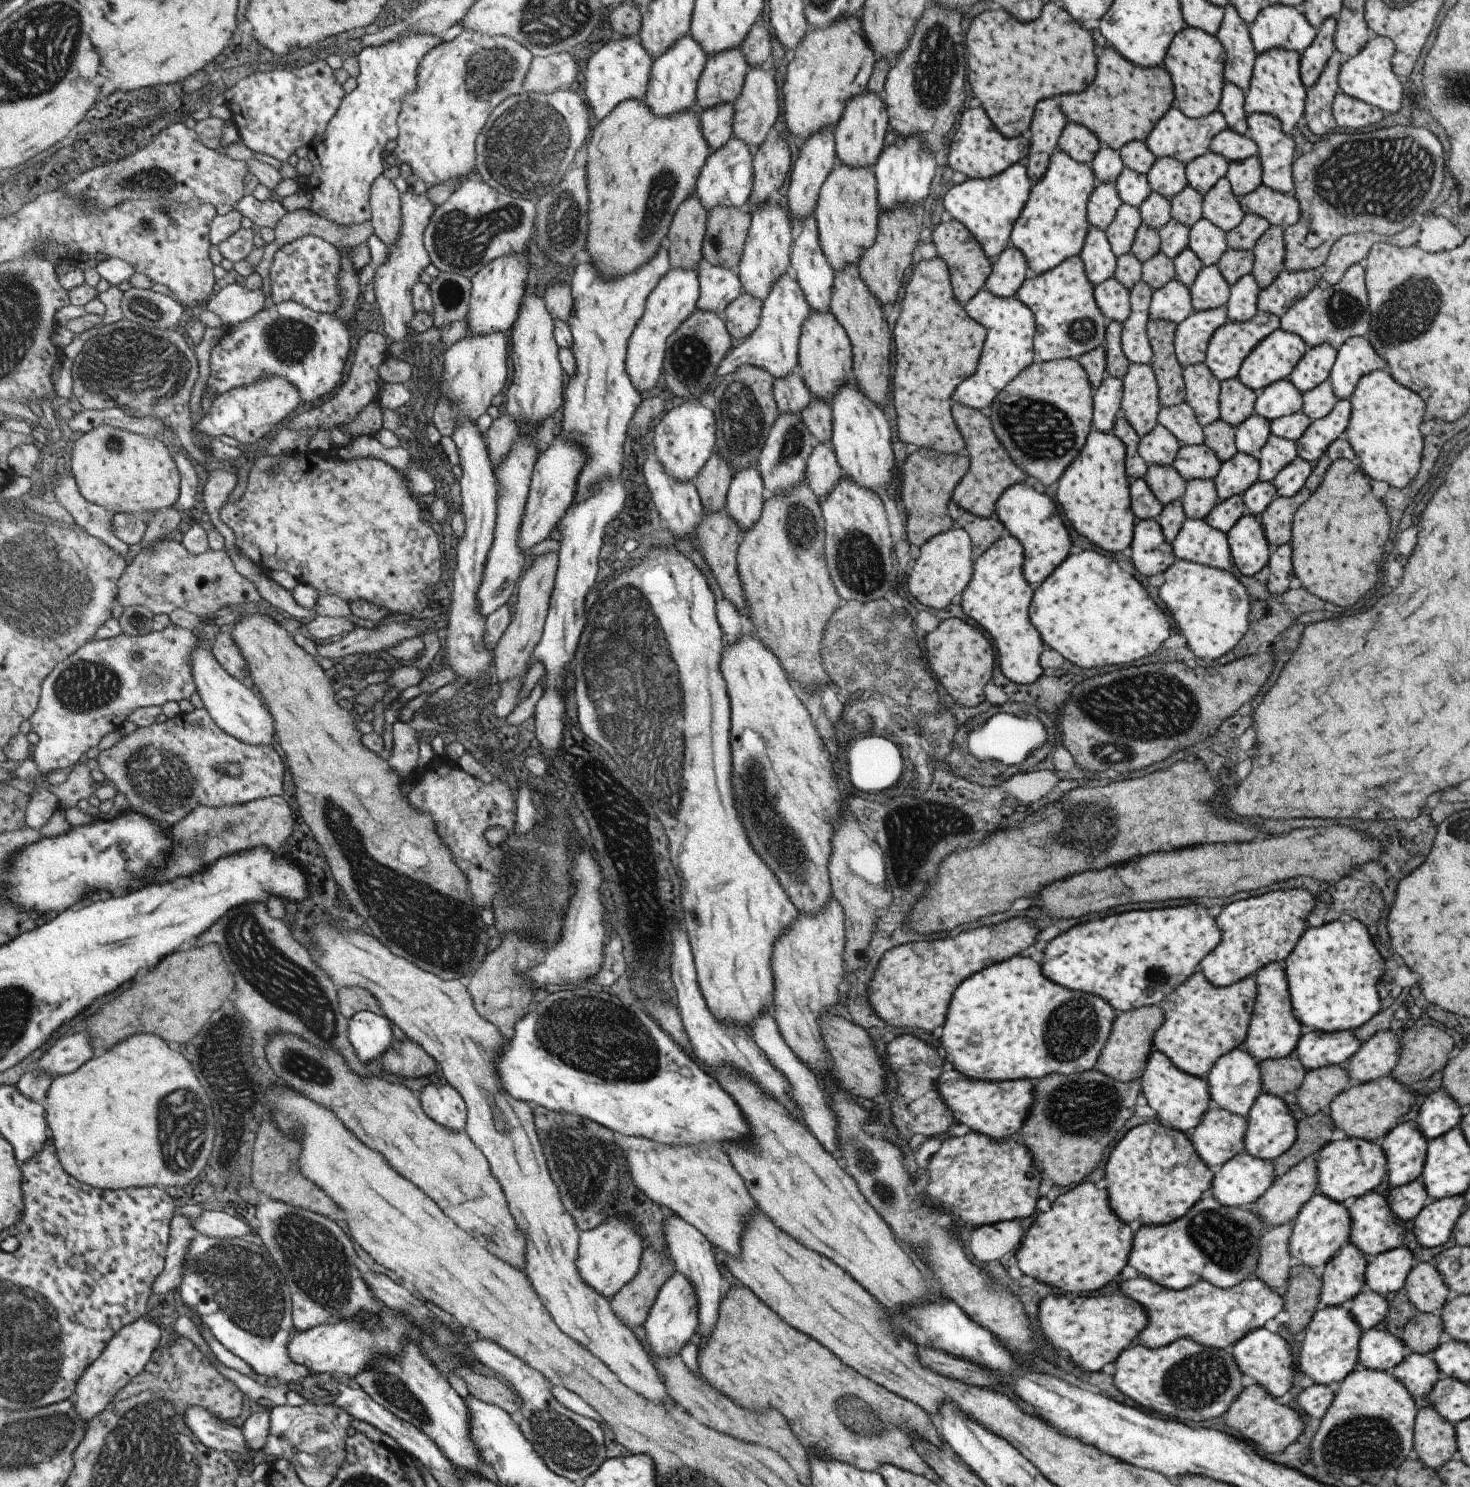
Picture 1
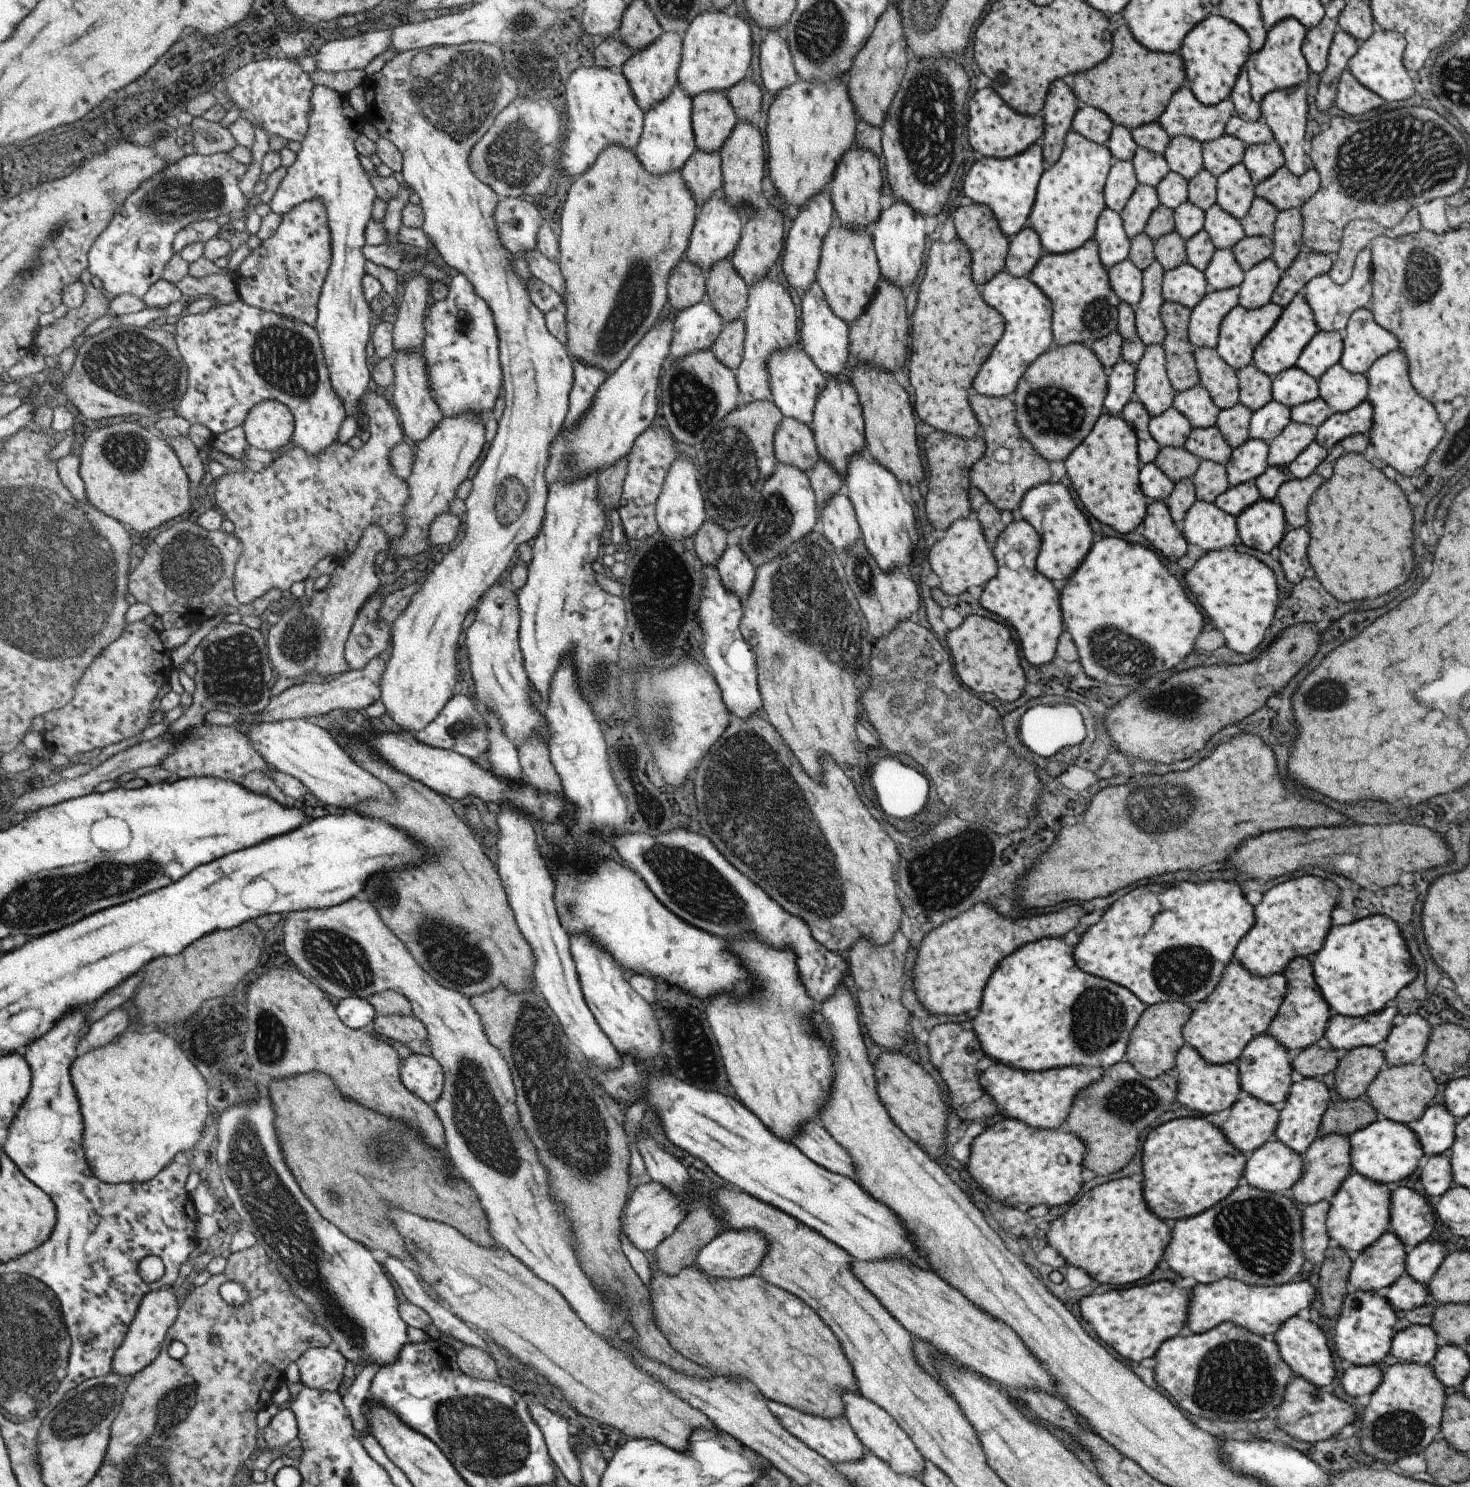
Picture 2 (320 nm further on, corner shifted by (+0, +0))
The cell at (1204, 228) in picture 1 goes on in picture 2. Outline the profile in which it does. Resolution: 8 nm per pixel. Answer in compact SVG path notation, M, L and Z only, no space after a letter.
M1214 204L1204 212L1202 229L1209 235L1216 249L1232 248L1244 237L1240 221Z

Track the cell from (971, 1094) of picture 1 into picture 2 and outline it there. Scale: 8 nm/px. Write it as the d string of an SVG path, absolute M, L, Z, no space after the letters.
M991 1062L991 1066L987 1066L978 1079L984 1091L994 1100L996 1110L1000 1114L1007 1112L1011 1119L1023 1121L1030 1127L1056 1129L1066 1120L1075 1095L1082 1088L1094 1083L1103 1071L1104 1069L1097 1067L1071 1065L1046 1071L1027 1072L1023 1069Z

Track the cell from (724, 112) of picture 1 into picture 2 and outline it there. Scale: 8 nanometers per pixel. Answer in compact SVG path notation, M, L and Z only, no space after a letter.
M696 148L681 168L680 176L694 197L694 202L701 206L713 194L720 192L722 174L718 152L702 153Z

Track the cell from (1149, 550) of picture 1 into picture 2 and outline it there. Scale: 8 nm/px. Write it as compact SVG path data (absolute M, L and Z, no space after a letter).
M1149 501L1142 520L1143 536L1163 558L1177 561L1186 551L1187 542L1171 520L1164 501Z

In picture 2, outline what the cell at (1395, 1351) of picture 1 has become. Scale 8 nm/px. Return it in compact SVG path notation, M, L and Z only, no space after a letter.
M1403 1323L1392 1336L1388 1352L1405 1363L1426 1365L1430 1364L1441 1345L1429 1325Z

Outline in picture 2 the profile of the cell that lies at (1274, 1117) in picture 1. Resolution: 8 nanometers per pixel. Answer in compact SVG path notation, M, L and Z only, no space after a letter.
M1309 1077L1295 1078L1291 1083L1284 1107L1279 1110L1278 1123L1273 1138L1302 1155L1318 1136L1320 1120L1329 1106L1328 1102L1329 1090L1325 1083Z

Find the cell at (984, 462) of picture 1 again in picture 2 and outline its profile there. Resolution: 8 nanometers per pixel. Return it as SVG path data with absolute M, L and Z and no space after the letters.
M970 391L968 403L980 424L979 431L986 446L983 456L970 468L970 484L978 488L998 509L1018 509L1023 495L1030 488L1049 480L1049 462L1039 456L1020 433L1015 422L1015 407L1010 397L983 396Z

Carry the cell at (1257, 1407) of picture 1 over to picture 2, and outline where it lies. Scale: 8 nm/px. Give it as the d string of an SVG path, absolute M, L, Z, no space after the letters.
M1299 1376L1293 1377L1286 1386L1282 1403L1271 1414L1281 1430L1303 1442L1315 1442L1331 1438L1349 1424L1356 1424L1358 1414L1353 1406L1333 1393L1321 1393L1320 1388Z

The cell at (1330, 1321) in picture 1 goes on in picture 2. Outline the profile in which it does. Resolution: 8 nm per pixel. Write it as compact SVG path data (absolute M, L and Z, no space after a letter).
M1349 1290L1340 1306L1340 1316L1335 1324L1334 1351L1353 1365L1380 1364L1388 1353L1392 1336L1403 1324L1401 1314L1391 1303L1377 1293L1364 1290Z

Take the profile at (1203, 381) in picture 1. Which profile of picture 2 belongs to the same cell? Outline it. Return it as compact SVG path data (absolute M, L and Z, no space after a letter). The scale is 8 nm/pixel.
M1196 347L1192 352L1199 384L1203 385L1214 405L1219 409L1226 409L1238 402L1238 380L1233 370L1209 347Z

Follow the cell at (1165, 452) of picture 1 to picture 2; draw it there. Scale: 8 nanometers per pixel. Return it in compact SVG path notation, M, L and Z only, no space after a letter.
M1172 406L1148 422L1149 434L1159 447L1183 447L1191 429L1189 420Z

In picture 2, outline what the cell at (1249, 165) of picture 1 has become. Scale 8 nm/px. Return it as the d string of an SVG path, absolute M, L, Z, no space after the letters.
M1273 140L1265 144L1248 146L1243 153L1242 162L1249 171L1250 179L1255 185L1271 176L1284 164L1284 156L1278 144Z

